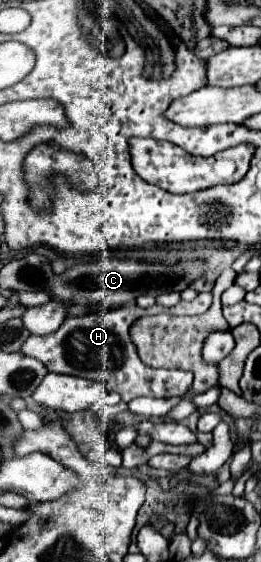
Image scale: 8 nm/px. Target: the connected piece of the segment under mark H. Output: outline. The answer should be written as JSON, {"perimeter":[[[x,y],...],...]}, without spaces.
{"perimeter":[[[200,292],[192,302],[180,300],[172,308],[162,308],[160,304],[152,308],[140,308],[136,304],[124,304],[106,312],[88,314],[88,316],[70,316],[58,328],[58,332],[48,336],[30,336],[22,344],[22,354],[40,360],[48,372],[50,370],[74,370],[72,376],[88,378],[102,382],[106,390],[118,392],[124,402],[130,402],[138,396],[152,396],[152,398],[170,398],[170,396],[184,396],[190,390],[192,374],[182,370],[158,370],[142,364],[136,356],[132,356],[130,344],[130,324],[140,316],[146,316],[148,310],[160,310],[166,314],[204,314],[210,308],[210,292]]]}

